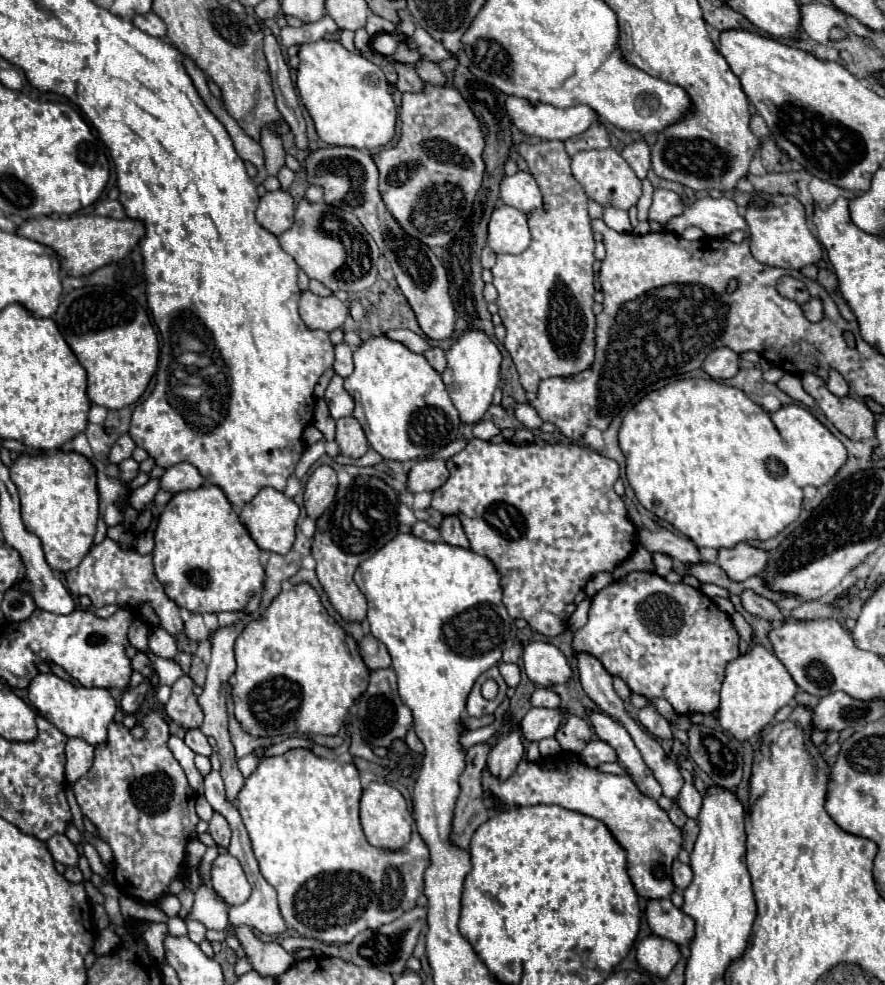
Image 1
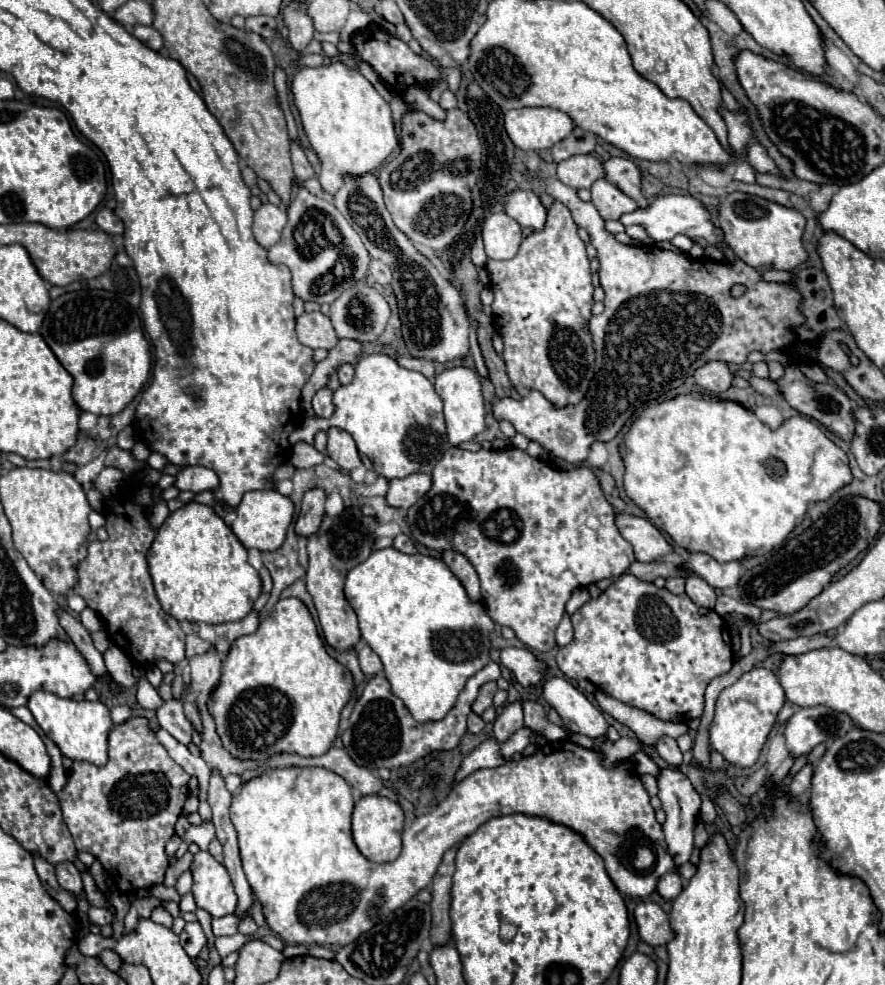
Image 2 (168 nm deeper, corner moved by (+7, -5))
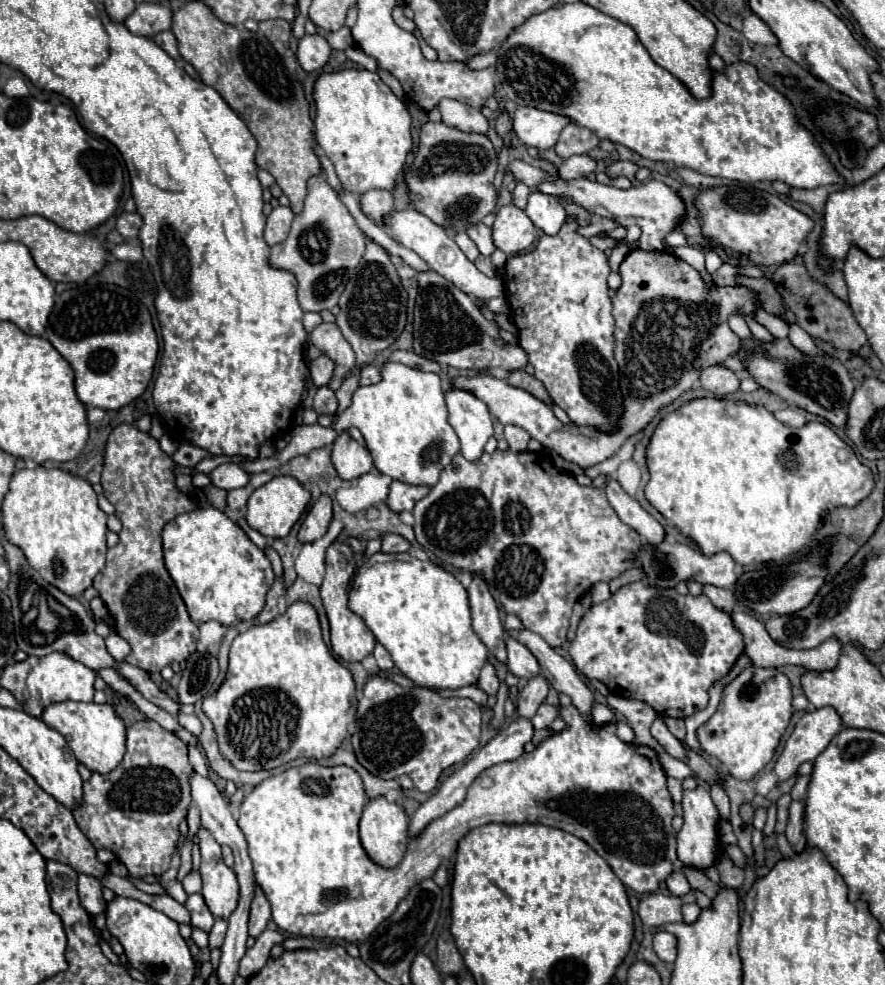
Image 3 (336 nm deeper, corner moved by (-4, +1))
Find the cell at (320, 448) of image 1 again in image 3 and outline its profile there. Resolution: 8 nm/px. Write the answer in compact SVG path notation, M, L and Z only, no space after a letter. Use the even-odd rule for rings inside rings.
M385 363L381 377L383 381L377 385L359 387L353 393L351 407L341 415L319 415L317 423L333 427L337 433L357 427L375 467L383 475L409 485L433 487L439 479L439 471L459 453L459 439L447 421L439 375L417 371L401 363Z

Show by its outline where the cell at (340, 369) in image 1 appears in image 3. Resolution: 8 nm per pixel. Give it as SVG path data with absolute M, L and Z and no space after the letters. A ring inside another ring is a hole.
M365 365L361 369L361 385L373 385L381 381L381 371L375 365Z

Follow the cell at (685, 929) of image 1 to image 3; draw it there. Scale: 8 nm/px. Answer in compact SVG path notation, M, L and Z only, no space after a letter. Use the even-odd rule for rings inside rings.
M651 893L651 895L641 899L637 913L639 913L645 927L657 927L657 925L663 925L663 923L679 923L681 905L691 903L691 899L695 899L693 893L689 893L685 897Z

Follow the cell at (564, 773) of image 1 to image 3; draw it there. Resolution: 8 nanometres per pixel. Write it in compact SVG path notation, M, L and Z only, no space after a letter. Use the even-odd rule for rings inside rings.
M573 705L559 707L559 717L567 723L563 731L543 739L531 753L523 753L513 761L485 769L471 783L465 801L429 823L425 831L409 843L405 859L393 869L375 865L361 847L359 817L367 797L361 777L351 767L321 767L317 763L305 763L259 783L247 793L239 807L239 827L249 843L255 881L269 899L275 925L293 937L363 943L377 929L377 925L395 911L397 903L413 885L433 877L435 869L455 853L457 843L471 829L489 823L539 823L563 829L593 847L609 863L625 887L637 893L657 891L659 883L663 883L673 869L671 857L665 855L675 855L677 837L675 829L671 827L675 811L667 791L667 775L657 759L657 753L645 745L623 743L615 733L615 723L593 725L593 721L587 721Z

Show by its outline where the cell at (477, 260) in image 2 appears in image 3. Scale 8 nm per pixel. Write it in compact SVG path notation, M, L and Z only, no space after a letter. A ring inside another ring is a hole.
M483 223L469 225L467 235L477 243L481 255L491 255L495 251L495 245L493 245L493 239L491 239L491 229L487 225L483 225Z

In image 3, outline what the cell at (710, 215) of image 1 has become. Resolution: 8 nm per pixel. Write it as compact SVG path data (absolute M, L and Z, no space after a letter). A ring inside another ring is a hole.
M557 179L557 181L543 181L535 189L545 195L569 199L571 203L583 207L587 213L595 213L599 217L613 219L613 221L617 221L617 225L623 225L623 227L639 225L641 237L639 237L637 249L643 249L643 251L663 251L661 239L675 229L677 221L681 221L685 217L683 201L671 187L667 187L661 181L649 181L649 183L633 185L629 189L617 189L617 187L603 185L597 181L589 181L589 179L571 179L571 181Z

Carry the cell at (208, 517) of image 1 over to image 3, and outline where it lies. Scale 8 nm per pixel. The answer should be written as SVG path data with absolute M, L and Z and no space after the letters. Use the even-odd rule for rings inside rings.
M211 505L183 513L163 529L165 567L173 577L193 621L237 625L251 621L265 607L265 595L275 581L265 553L221 509Z

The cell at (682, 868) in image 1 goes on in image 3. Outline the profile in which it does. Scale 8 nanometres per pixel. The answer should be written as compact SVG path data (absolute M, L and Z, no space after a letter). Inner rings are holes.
M671 873L665 883L667 883L667 889L671 891L671 895L687 895L691 891L683 873Z

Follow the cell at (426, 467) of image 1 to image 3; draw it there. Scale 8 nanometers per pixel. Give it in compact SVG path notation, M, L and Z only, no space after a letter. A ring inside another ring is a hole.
M393 481L389 487L389 497L385 503L395 513L413 511L415 503L419 499L423 499L427 493L429 493L429 487L415 487L415 485L407 485L401 481Z

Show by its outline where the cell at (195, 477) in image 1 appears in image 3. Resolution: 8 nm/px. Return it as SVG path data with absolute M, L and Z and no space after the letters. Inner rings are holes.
M223 463L219 465L213 473L211 473L211 479L213 479L213 485L215 487L221 487L221 489L237 489L237 487L245 487L251 479L251 475L241 467L241 465L235 465L235 463Z

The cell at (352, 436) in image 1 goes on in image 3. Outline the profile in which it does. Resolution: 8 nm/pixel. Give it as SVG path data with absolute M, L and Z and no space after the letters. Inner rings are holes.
M343 431L335 439L331 463L335 465L339 477L345 481L357 479L357 477L361 477L373 469L373 459L371 459L369 451L363 445L359 445L357 441L353 441L347 435L347 431Z

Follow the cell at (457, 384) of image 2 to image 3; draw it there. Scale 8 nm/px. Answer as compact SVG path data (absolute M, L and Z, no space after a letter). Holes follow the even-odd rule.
M459 389L445 393L449 409L449 425L455 429L461 441L461 455L469 461L477 461L483 455L483 447L493 435L493 423L489 409L475 395Z

